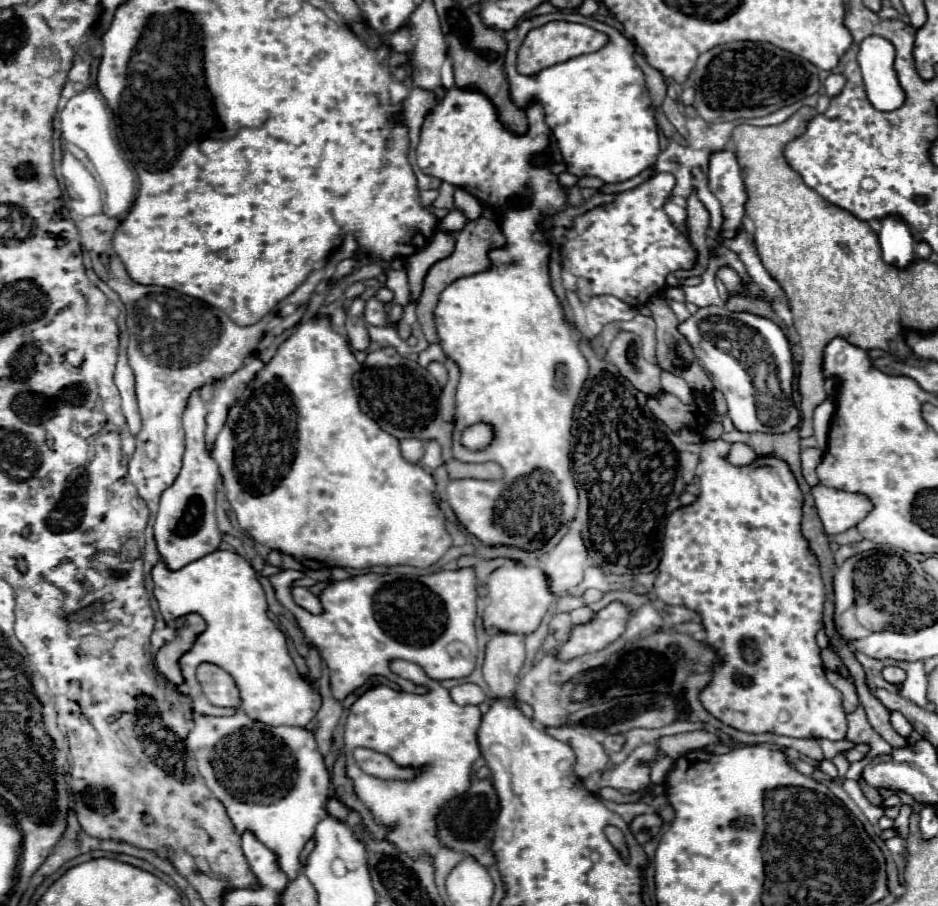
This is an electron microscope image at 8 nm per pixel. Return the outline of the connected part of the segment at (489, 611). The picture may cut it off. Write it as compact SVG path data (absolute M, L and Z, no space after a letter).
M506 562L488 578L488 606L484 612L484 624L498 632L530 634L538 628L552 600L554 594L550 594L550 582L546 582L546 574L538 566Z

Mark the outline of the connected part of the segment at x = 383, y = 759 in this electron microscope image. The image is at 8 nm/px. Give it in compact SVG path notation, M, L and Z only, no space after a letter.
M358 748L358 750L354 750L354 758L356 758L358 766L370 776L386 778L386 780L414 778L414 768L412 766L394 766L392 758L388 758L386 754L378 754L376 750Z

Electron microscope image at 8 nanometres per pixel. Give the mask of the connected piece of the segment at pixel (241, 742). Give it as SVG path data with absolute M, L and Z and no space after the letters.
M236 712L234 716L226 718L198 716L186 738L186 746L194 752L198 770L204 776L208 788L226 806L234 828L240 834L246 830L254 832L262 844L278 854L278 862L286 876L294 878L300 870L300 852L304 844L312 838L316 824L328 814L324 804L328 800L330 778L314 734L296 726L266 726L250 720L246 712Z

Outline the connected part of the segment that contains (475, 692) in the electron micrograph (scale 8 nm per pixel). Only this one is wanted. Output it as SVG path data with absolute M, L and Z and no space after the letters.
M458 684L458 686L450 688L450 698L460 706L462 704L480 704L486 700L482 688L476 684Z

